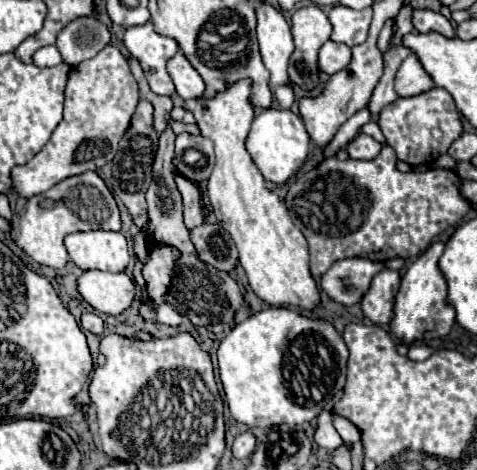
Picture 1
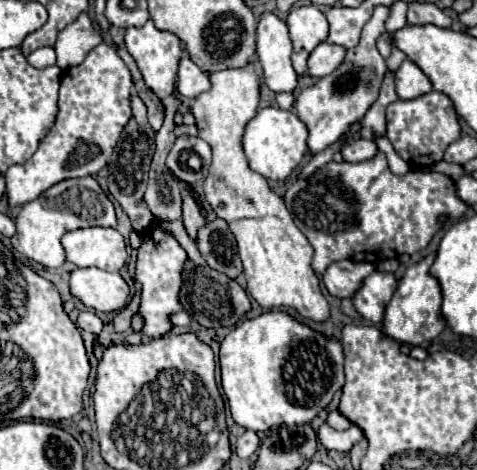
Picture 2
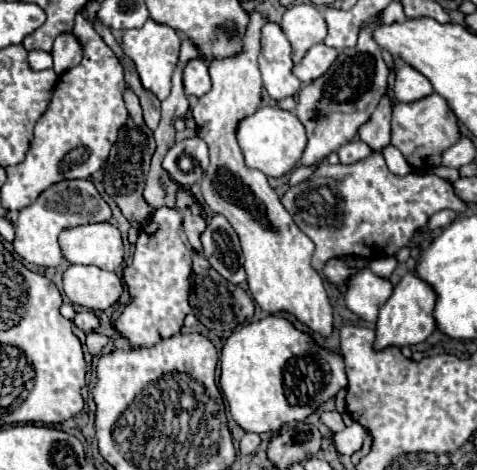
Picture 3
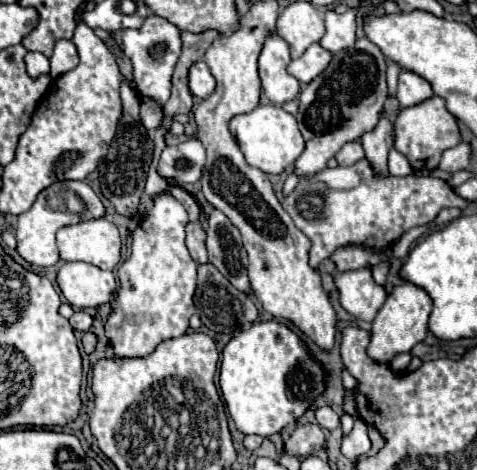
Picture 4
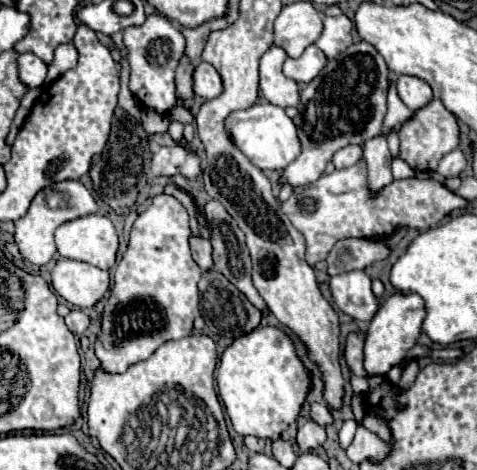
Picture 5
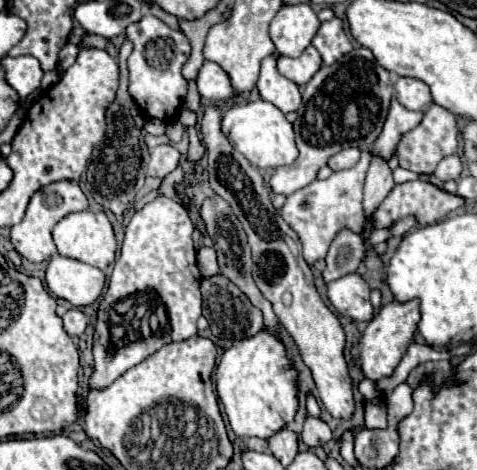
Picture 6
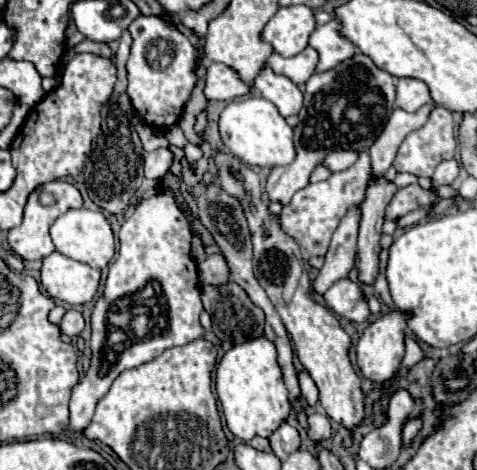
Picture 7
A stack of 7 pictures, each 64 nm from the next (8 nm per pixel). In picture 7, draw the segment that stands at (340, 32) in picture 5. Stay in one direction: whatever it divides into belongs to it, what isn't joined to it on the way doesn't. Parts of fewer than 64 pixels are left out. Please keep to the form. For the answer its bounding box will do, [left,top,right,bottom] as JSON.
[310,20,354,72]

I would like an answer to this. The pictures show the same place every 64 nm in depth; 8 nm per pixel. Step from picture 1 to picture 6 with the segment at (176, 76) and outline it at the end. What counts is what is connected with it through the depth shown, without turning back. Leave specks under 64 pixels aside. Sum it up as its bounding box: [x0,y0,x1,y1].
[196,62,232,100]

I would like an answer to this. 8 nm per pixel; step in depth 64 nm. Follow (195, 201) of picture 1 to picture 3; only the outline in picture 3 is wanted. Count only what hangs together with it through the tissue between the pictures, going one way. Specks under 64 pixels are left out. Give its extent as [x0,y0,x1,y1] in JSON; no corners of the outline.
[182,206,206,252]

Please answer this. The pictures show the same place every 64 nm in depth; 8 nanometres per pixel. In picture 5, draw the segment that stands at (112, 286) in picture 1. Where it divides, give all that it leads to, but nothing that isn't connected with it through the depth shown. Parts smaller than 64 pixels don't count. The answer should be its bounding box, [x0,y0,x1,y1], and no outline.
[50,260,110,308]

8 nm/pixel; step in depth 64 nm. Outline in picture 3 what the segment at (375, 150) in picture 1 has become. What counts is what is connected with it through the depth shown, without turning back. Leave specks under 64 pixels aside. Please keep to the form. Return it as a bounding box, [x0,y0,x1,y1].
[338,140,372,164]

